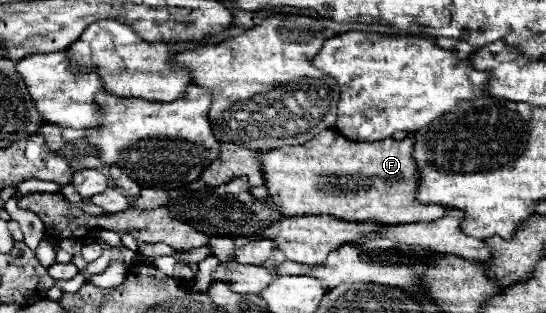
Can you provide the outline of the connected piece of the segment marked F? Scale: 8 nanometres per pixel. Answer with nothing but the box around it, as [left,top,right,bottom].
[262,128,448,224]

